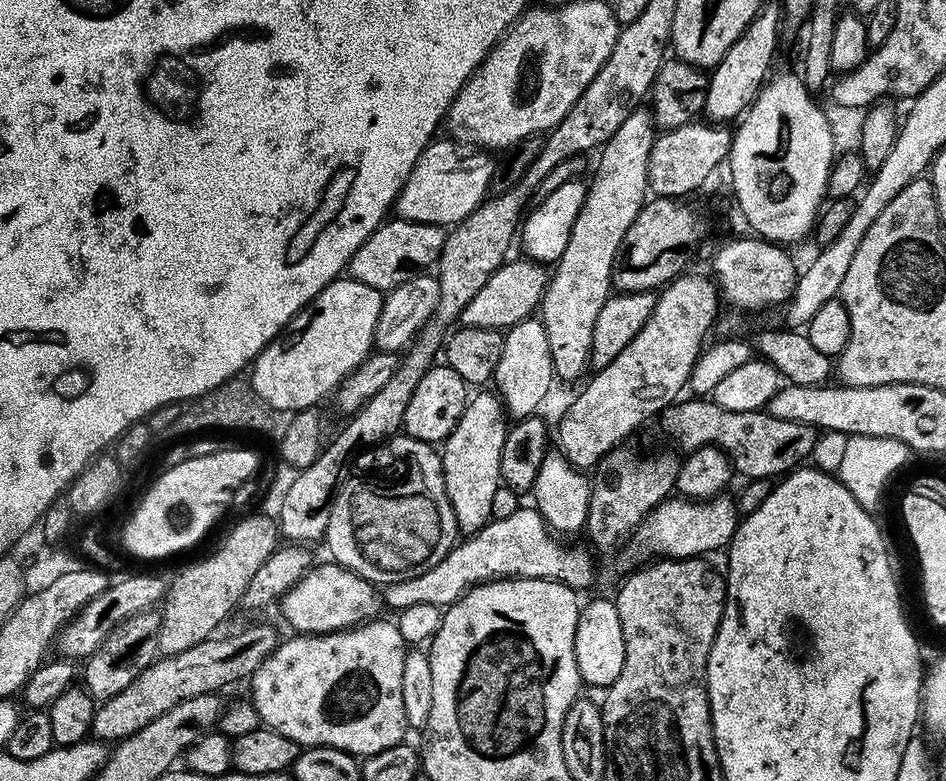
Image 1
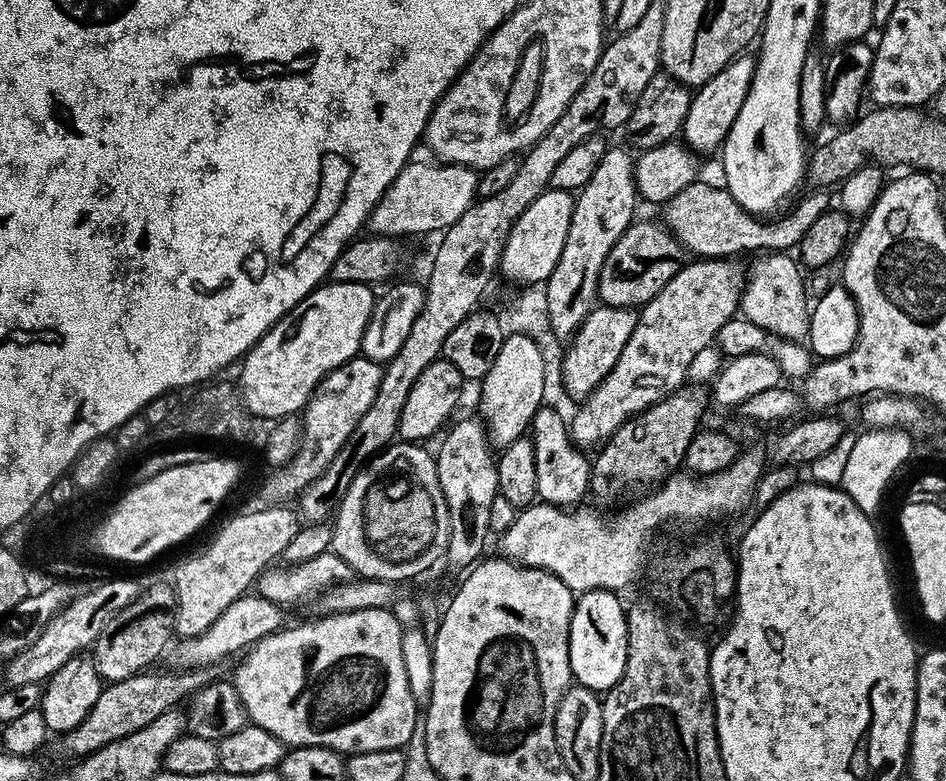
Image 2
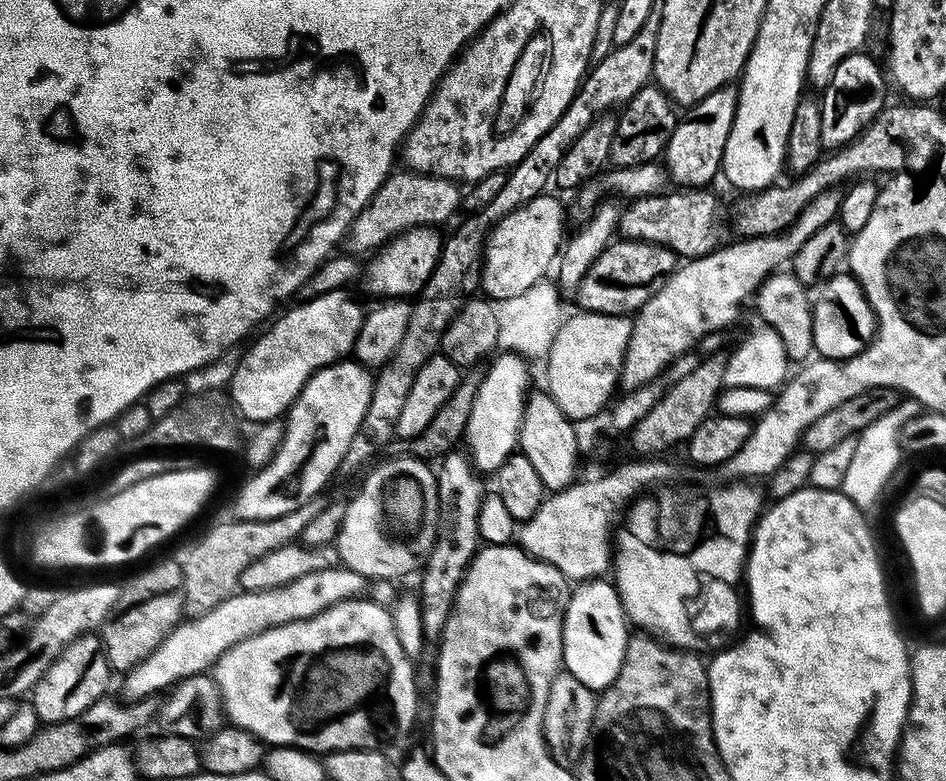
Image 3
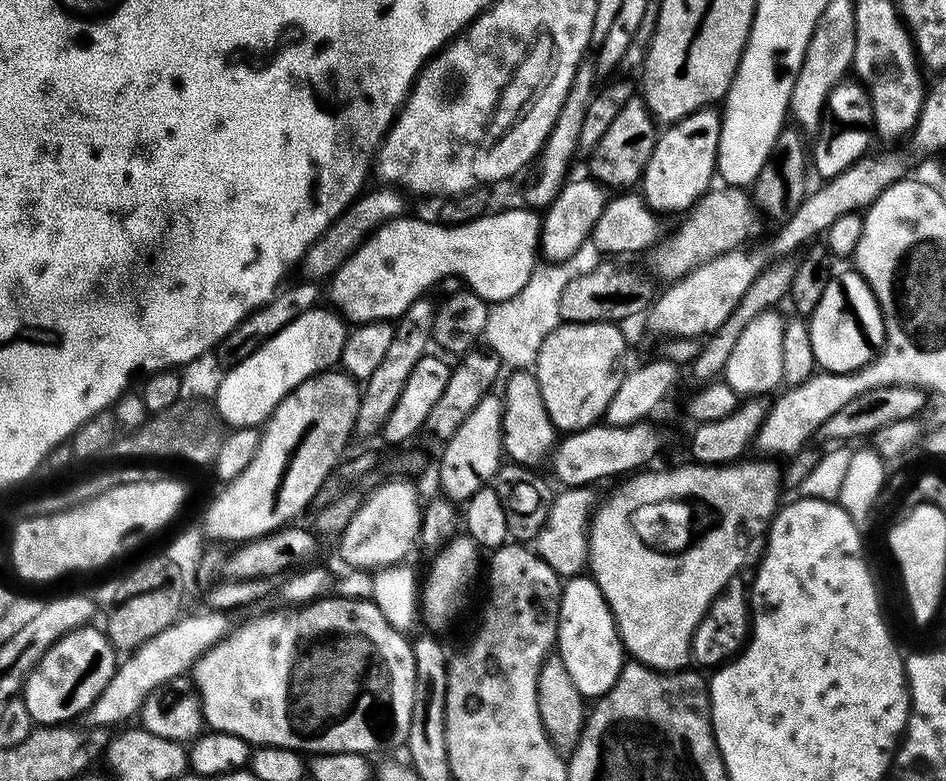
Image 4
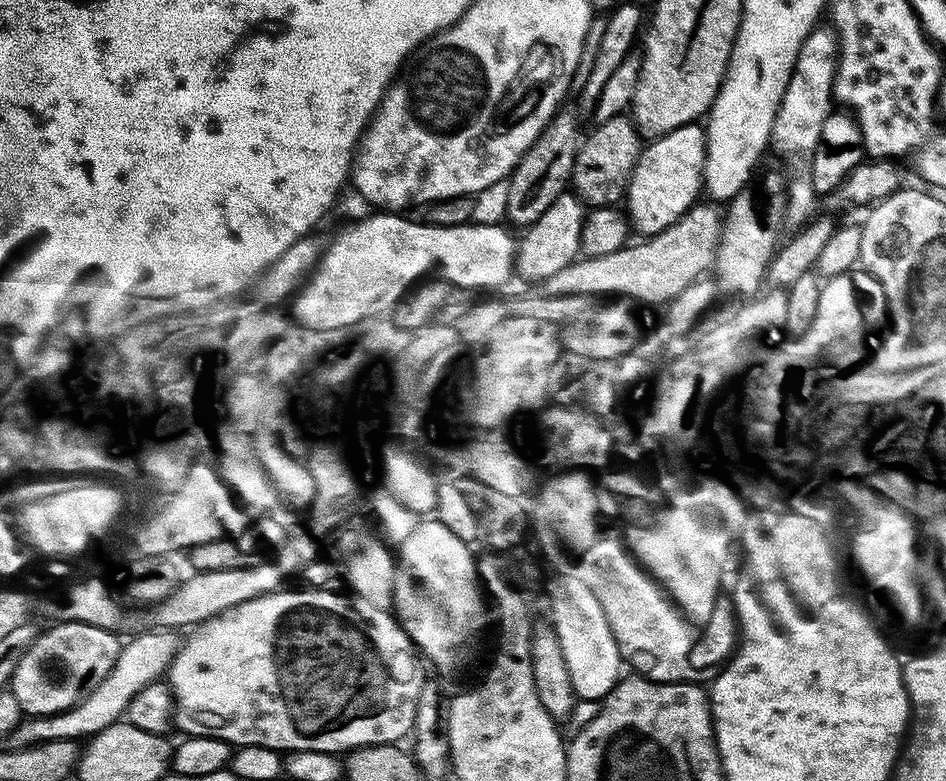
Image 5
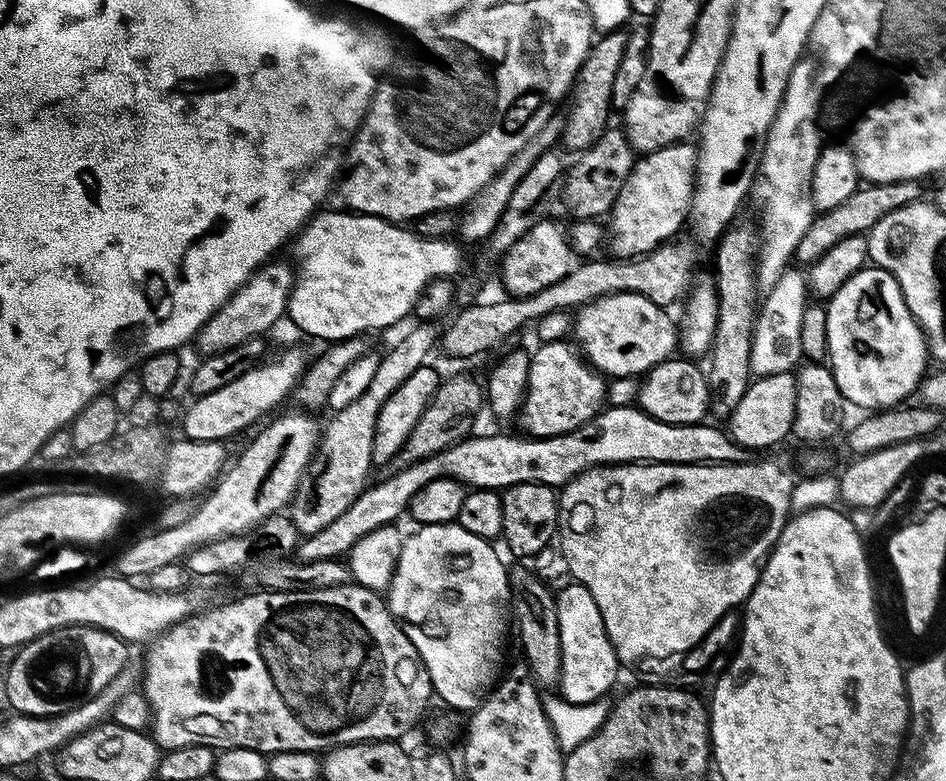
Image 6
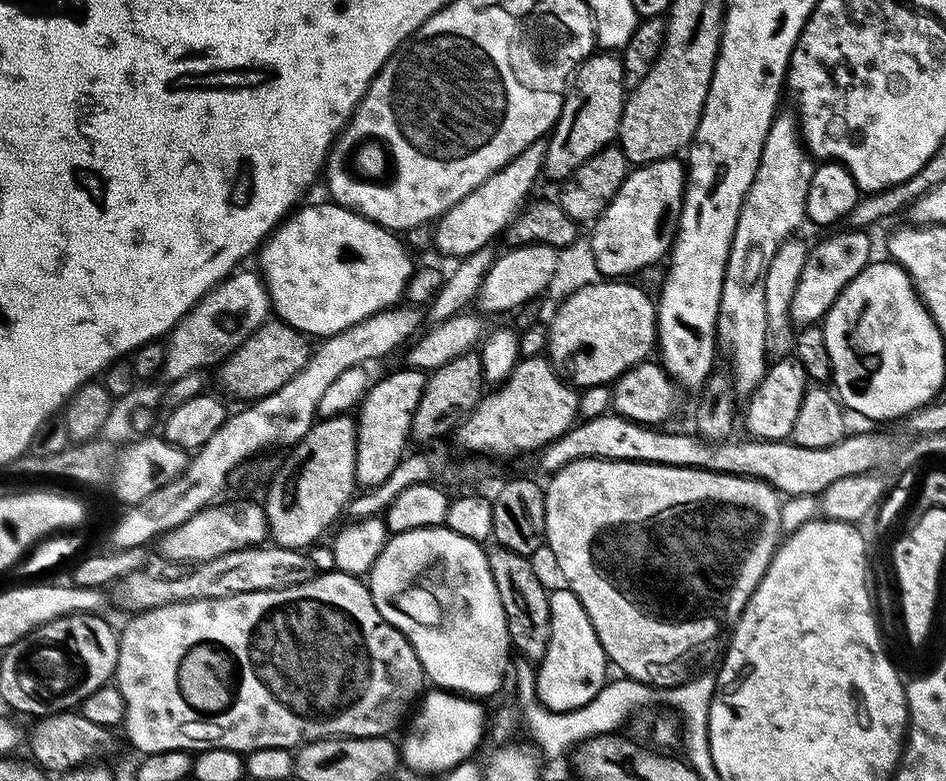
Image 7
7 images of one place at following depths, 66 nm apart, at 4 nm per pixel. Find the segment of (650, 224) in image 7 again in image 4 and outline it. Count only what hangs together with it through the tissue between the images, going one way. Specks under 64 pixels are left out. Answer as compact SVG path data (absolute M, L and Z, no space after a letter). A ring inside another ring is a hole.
M715 107L700 108L694 114L665 127L668 129L657 135L650 162L642 177L642 199L653 213L683 213L713 187L721 119L721 113Z

